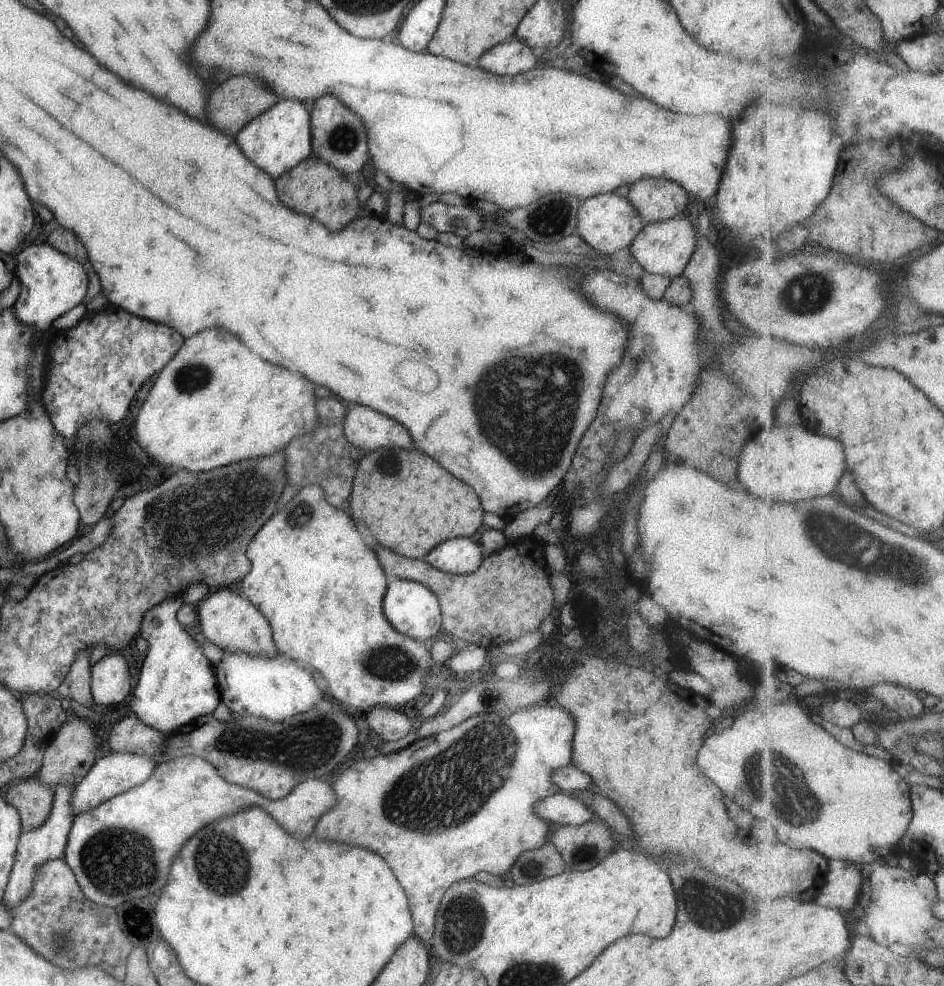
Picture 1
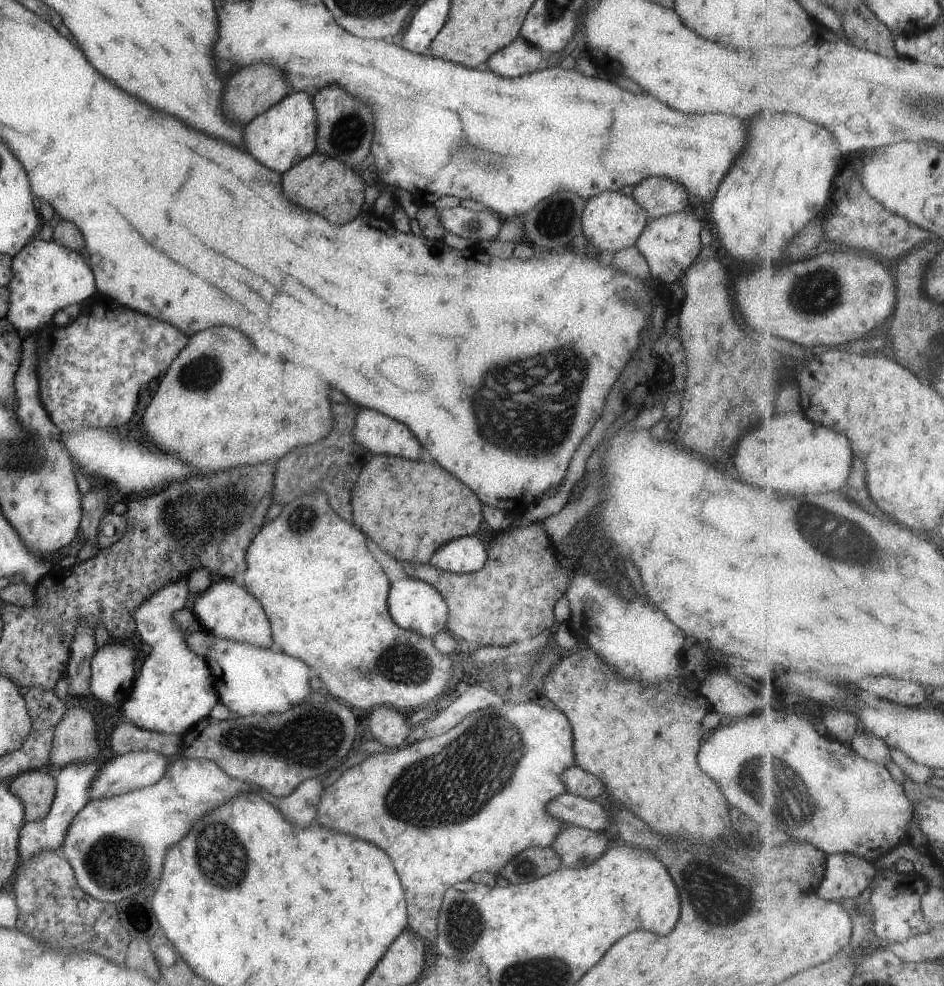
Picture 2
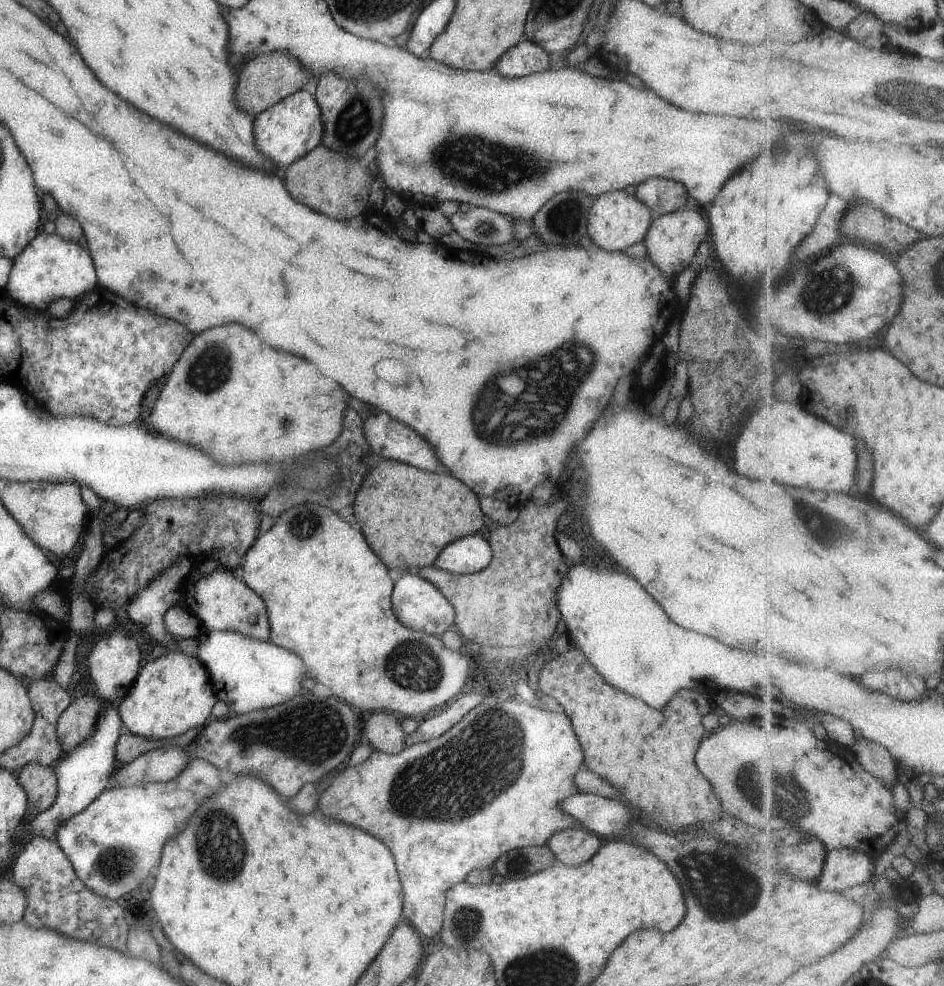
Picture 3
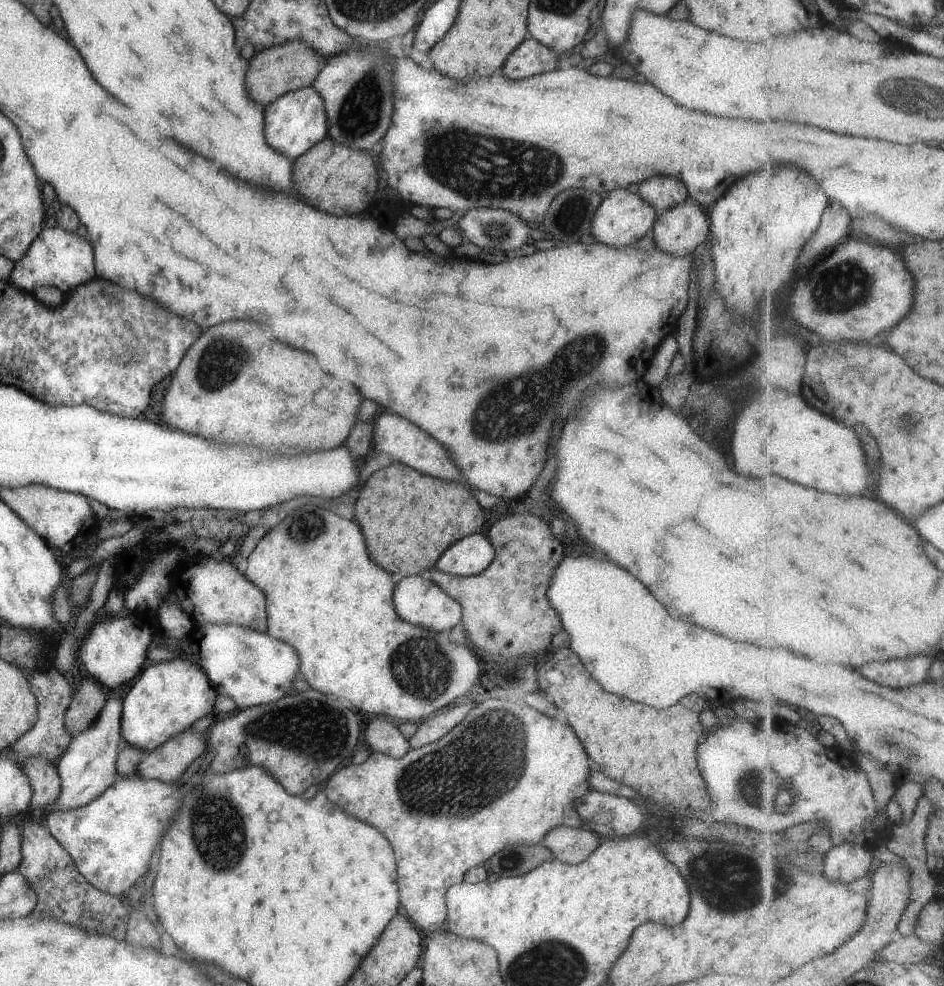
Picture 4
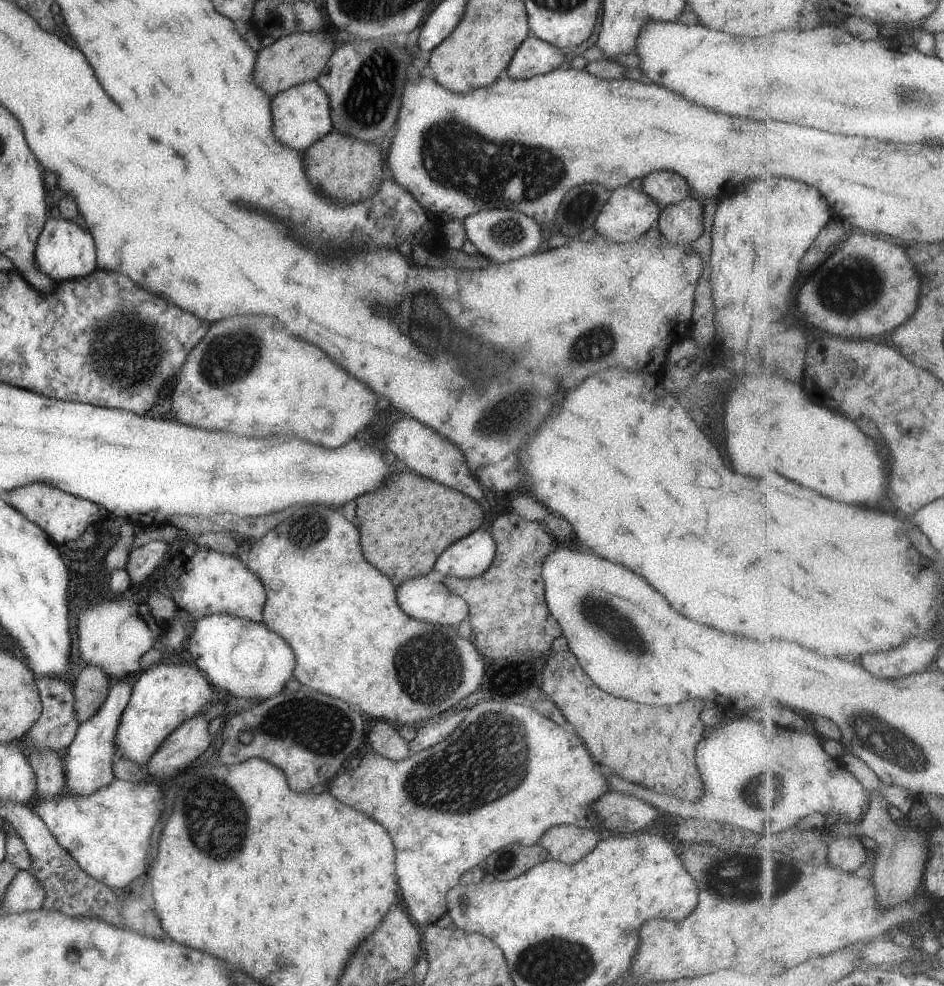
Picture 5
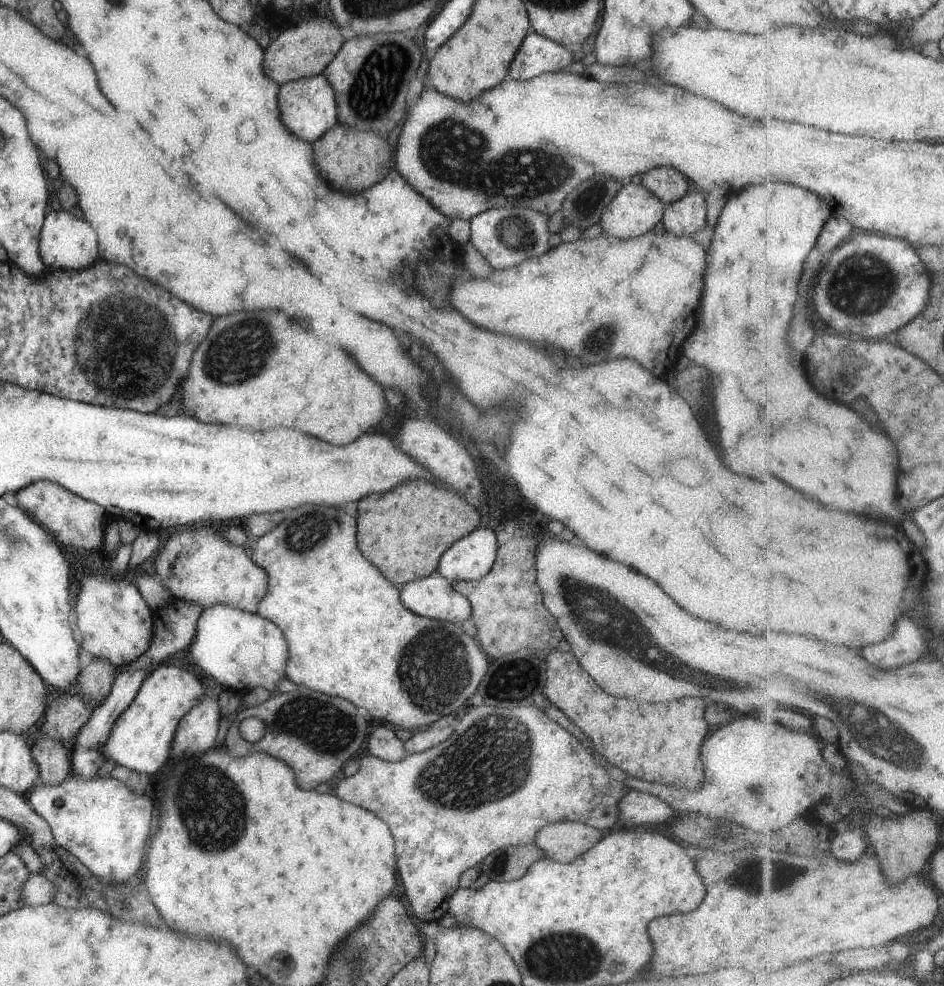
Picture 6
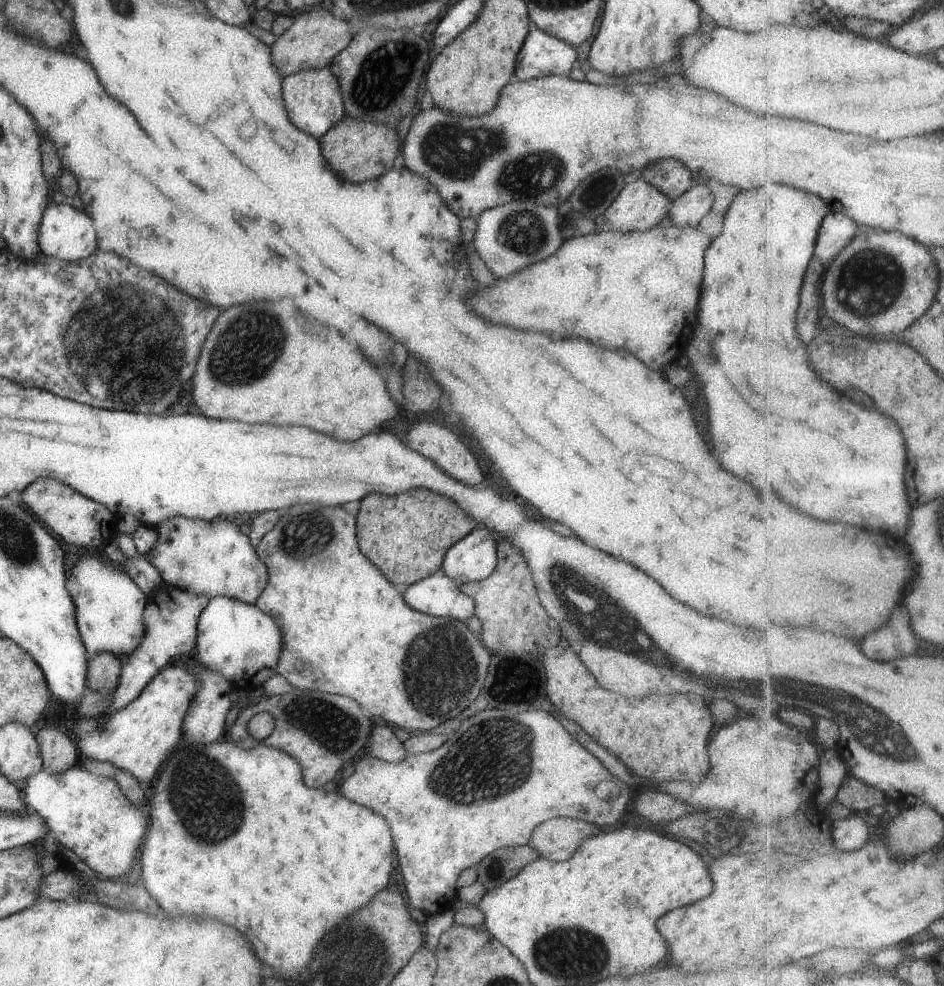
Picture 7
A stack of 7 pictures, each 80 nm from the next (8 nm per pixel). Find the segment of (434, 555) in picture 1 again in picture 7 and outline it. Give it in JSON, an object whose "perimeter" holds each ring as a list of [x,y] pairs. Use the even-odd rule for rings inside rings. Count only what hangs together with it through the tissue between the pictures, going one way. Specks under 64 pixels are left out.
{"perimeter":[[[477,526],[445,551],[440,572],[457,586],[487,578],[496,565],[496,541],[491,530]]]}

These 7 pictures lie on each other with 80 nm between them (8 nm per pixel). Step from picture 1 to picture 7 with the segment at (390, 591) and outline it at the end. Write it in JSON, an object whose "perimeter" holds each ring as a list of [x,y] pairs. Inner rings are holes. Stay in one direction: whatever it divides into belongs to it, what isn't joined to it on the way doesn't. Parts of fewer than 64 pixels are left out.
{"perimeter":[[[434,572],[405,588],[404,601],[417,612],[460,621],[474,614],[474,602],[449,577]]]}

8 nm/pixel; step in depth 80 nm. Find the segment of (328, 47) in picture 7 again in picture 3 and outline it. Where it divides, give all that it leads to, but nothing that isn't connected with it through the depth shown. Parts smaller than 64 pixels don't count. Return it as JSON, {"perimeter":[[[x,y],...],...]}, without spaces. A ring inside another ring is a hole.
{"perimeter":[[[263,54],[259,58],[253,58],[253,62],[249,60],[239,72],[237,106],[247,114],[256,116],[275,102],[300,90],[311,76],[311,72],[303,64],[299,64],[297,58],[285,58],[285,54]]]}

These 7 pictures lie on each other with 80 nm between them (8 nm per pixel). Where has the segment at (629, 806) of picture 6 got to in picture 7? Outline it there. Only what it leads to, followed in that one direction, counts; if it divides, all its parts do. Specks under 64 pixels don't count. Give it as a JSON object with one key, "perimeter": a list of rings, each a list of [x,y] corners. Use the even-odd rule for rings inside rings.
{"perimeter":[[[649,790],[649,792],[639,794],[635,798],[632,808],[637,816],[651,820],[652,824],[668,823],[691,812],[691,808],[684,802],[679,802],[671,795],[663,794],[657,790]]]}

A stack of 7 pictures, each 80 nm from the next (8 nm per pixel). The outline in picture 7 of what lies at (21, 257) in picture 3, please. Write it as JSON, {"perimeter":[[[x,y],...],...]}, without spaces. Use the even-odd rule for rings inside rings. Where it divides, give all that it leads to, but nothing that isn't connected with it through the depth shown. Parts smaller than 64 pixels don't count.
{"perimeter":[[[69,202],[60,205],[51,204],[43,209],[43,214],[38,228],[39,250],[46,257],[58,258],[59,261],[79,261],[88,257],[95,250],[95,230],[93,222],[87,214],[79,212],[69,206]]]}

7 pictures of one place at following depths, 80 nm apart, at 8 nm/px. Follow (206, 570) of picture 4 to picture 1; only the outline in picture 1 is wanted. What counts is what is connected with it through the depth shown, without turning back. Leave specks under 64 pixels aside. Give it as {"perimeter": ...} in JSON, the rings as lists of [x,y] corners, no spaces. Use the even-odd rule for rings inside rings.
{"perimeter":[[[225,587],[209,591],[196,603],[201,633],[223,653],[245,653],[252,657],[273,659],[279,654],[272,639],[272,630],[265,617],[245,597],[229,592]]]}

